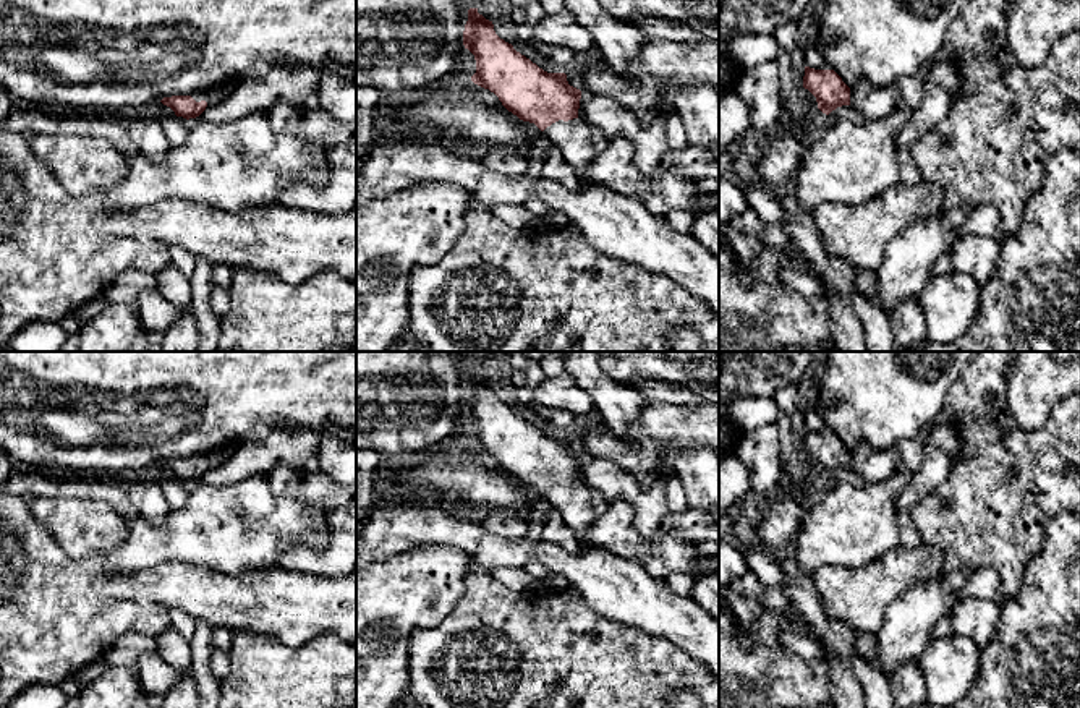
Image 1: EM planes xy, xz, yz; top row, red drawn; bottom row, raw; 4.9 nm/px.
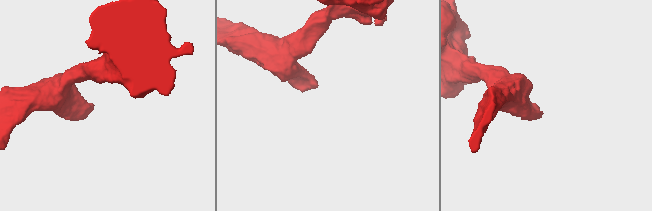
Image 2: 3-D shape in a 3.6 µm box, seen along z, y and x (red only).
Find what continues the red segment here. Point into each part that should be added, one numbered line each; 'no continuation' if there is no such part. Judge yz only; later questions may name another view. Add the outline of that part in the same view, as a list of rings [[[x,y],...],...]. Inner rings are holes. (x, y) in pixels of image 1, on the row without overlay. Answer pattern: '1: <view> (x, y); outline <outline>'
1: yz (875, 465); outline [[[860,442],[850,450],[850,470],[865,481],[882,483],[895,471],[899,455],[897,447],[874,449],[866,442]]]

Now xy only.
1: xy (214, 457); outline [[[235,444],[217,446],[212,450],[196,455],[191,460],[196,465],[206,463],[207,470],[219,467],[232,452]]]

